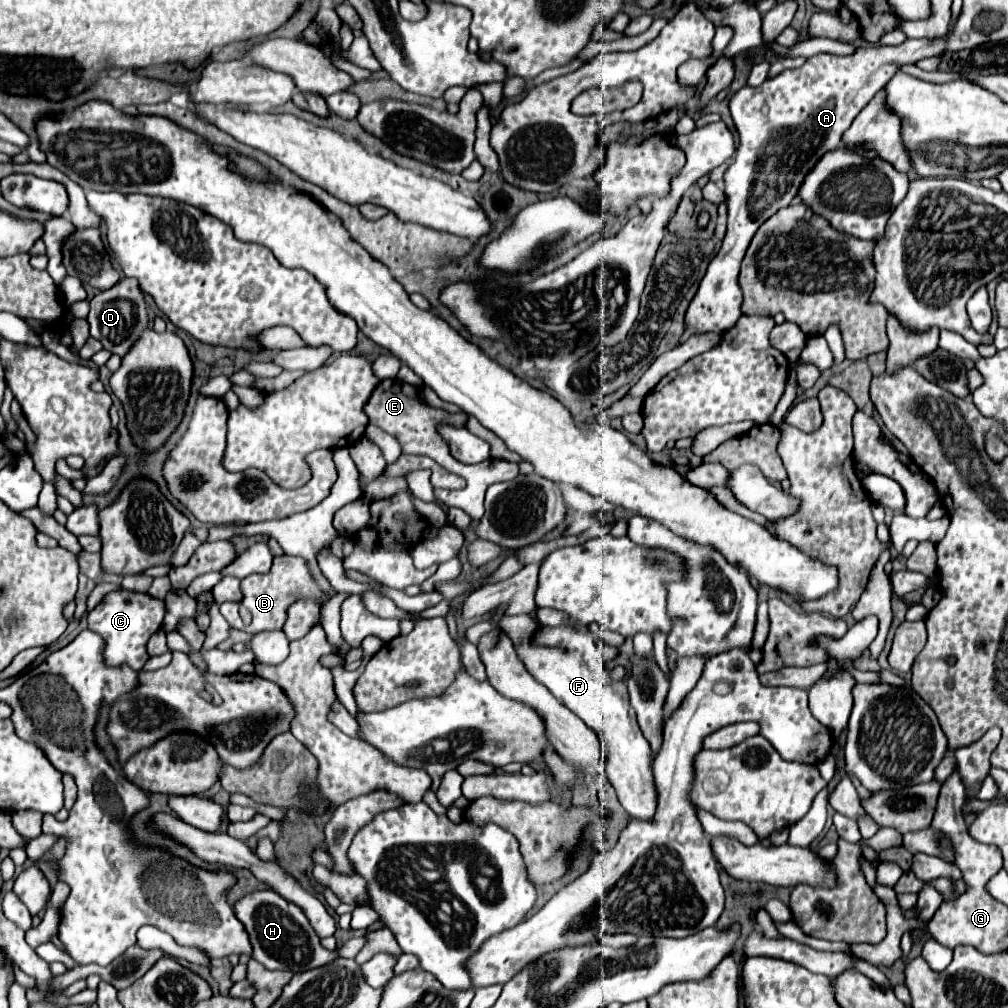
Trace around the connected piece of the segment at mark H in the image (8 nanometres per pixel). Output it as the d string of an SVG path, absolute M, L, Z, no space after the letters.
M250 892L234 902L234 914L244 924L244 930L250 934L250 944L254 950L252 958L264 964L268 970L290 970L298 974L326 966L340 958L336 950L326 950L320 944L320 938L310 926L306 914L300 908L296 908L296 904L284 900L278 892Z

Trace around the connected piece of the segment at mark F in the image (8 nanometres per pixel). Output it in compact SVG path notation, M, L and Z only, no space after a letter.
M524 644L516 648L516 652L536 682L544 684L568 710L594 728L600 740L604 740L604 748L608 748L610 758L606 764L606 776L614 786L624 810L638 820L654 820L658 804L658 790L652 774L654 752L636 724L636 712L630 706L626 684L608 680L608 672L602 664L588 662L578 652L536 648L532 644Z

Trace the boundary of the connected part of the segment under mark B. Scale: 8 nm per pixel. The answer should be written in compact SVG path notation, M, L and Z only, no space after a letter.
M276 556L274 564L270 568L270 572L266 574L250 574L242 580L242 594L244 600L240 604L236 602L222 602L220 604L220 614L228 620L228 624L232 628L244 630L248 634L258 634L258 632L268 632L268 630L282 630L286 616L288 616L288 608L302 598L310 598L314 600L318 606L324 606L330 596L326 596L316 578L310 572L310 566L304 558L298 556Z

